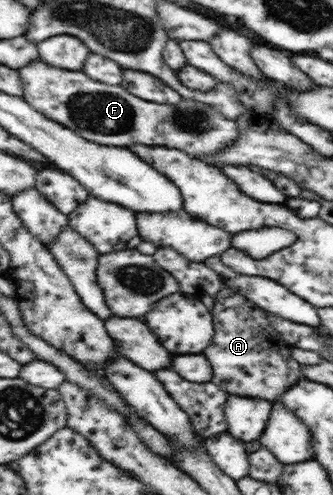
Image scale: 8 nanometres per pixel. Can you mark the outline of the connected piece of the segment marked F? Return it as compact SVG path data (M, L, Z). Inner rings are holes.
M34 62L20 70L22 82L26 82L23 96L26 102L34 102L42 114L70 130L78 130L78 134L90 138L90 142L102 142L104 146L170 146L195 159L202 159L208 154L214 156L214 152L234 144L232 140L238 138L236 122L226 120L216 112L217 107L204 102L182 100L182 106L146 102L130 94L122 85L107 85L90 79L84 72L54 68L46 62Z

